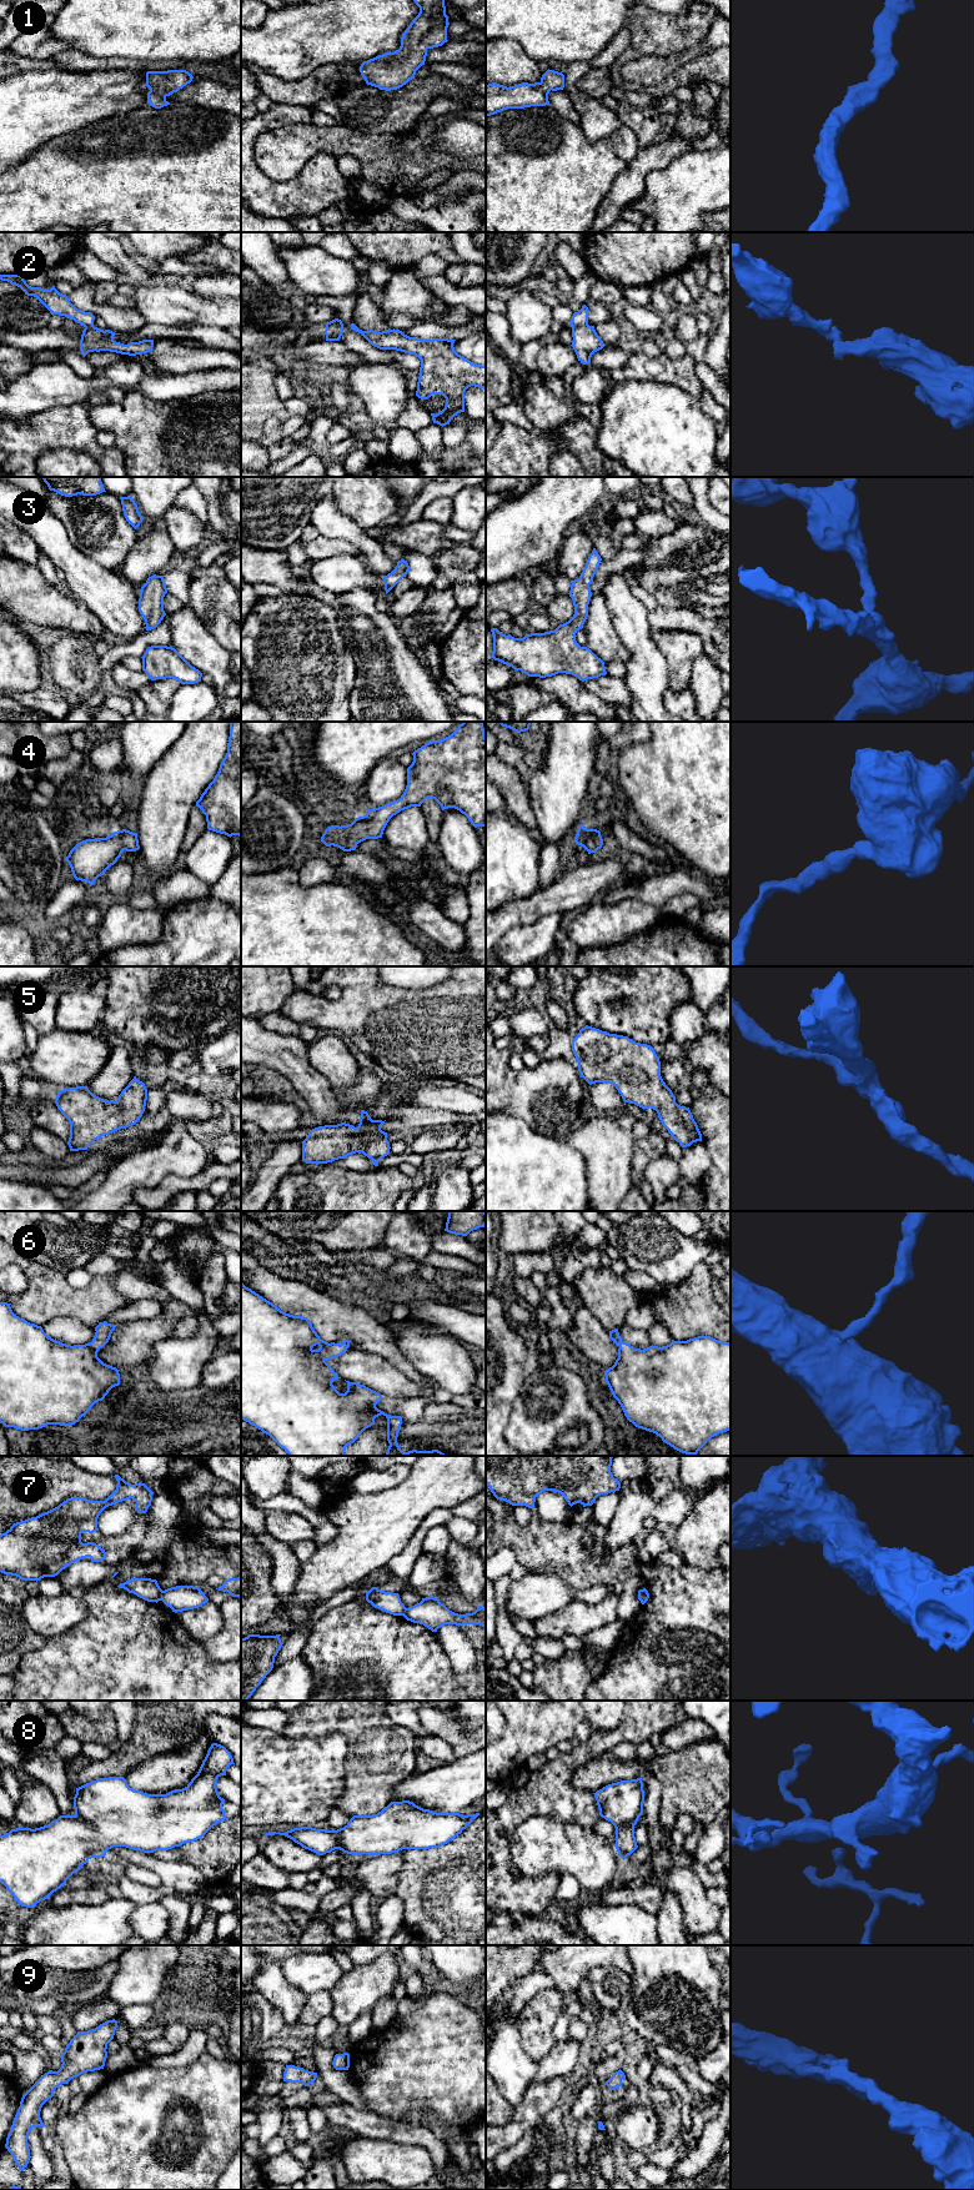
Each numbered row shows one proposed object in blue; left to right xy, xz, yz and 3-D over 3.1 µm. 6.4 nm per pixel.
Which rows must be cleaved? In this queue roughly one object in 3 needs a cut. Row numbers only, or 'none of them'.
2, 7

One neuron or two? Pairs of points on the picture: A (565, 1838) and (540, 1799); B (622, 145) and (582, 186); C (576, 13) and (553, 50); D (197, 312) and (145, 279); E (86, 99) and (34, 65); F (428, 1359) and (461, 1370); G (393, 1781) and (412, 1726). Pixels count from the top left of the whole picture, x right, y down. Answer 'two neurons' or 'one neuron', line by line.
A: two neurons
B: two neurons
C: one neuron
D: two neurons
E: two neurons
F: one neuron
G: two neurons

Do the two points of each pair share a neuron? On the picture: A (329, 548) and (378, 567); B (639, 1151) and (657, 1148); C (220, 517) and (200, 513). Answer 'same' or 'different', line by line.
A: different
B: same
C: different

